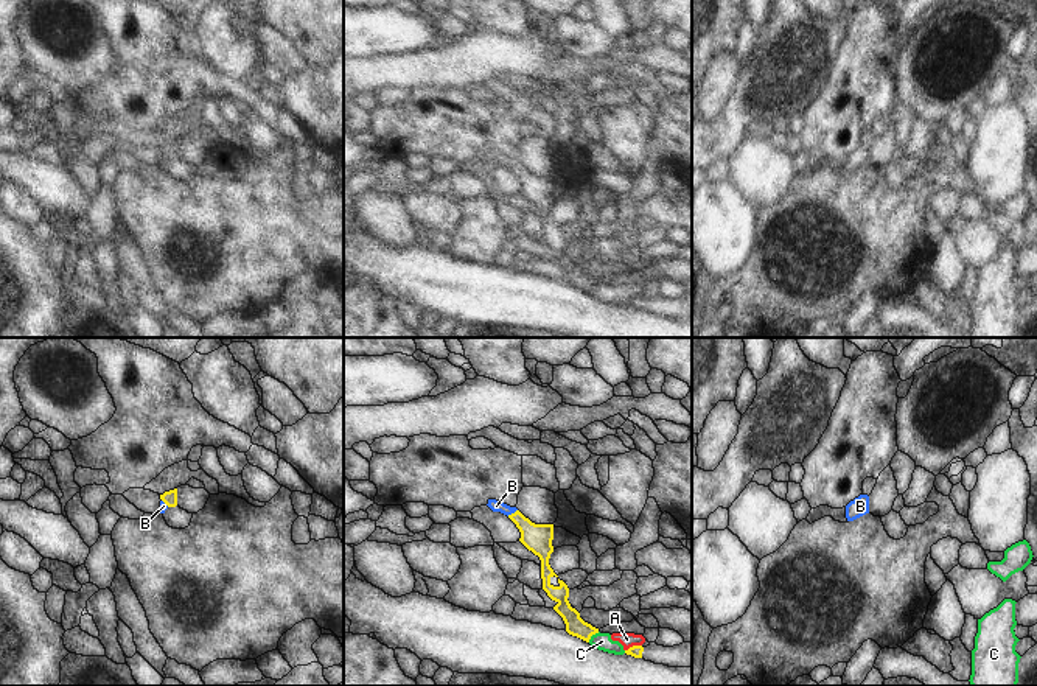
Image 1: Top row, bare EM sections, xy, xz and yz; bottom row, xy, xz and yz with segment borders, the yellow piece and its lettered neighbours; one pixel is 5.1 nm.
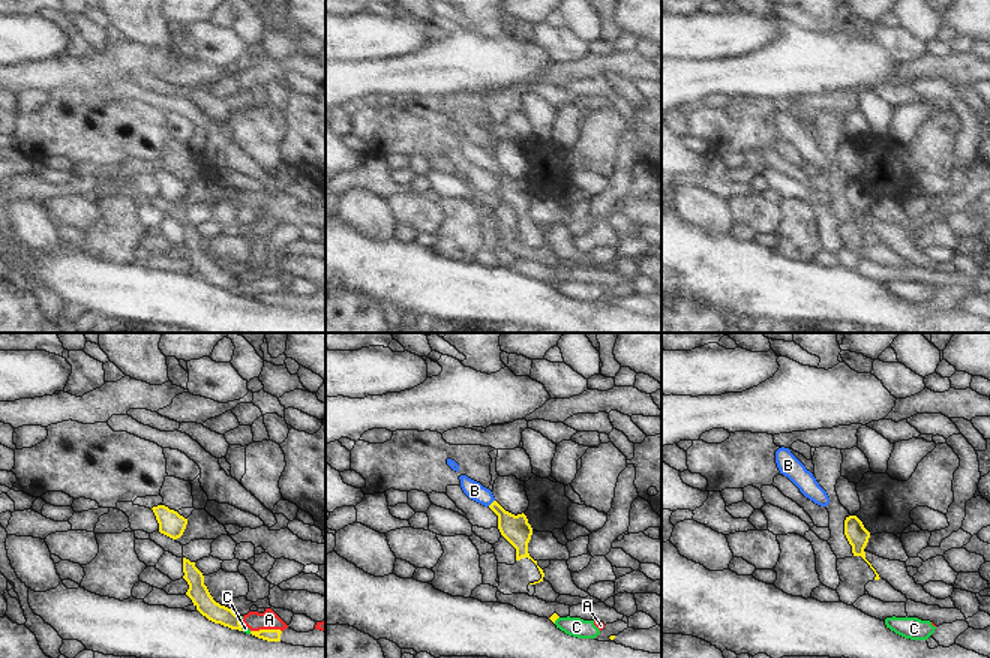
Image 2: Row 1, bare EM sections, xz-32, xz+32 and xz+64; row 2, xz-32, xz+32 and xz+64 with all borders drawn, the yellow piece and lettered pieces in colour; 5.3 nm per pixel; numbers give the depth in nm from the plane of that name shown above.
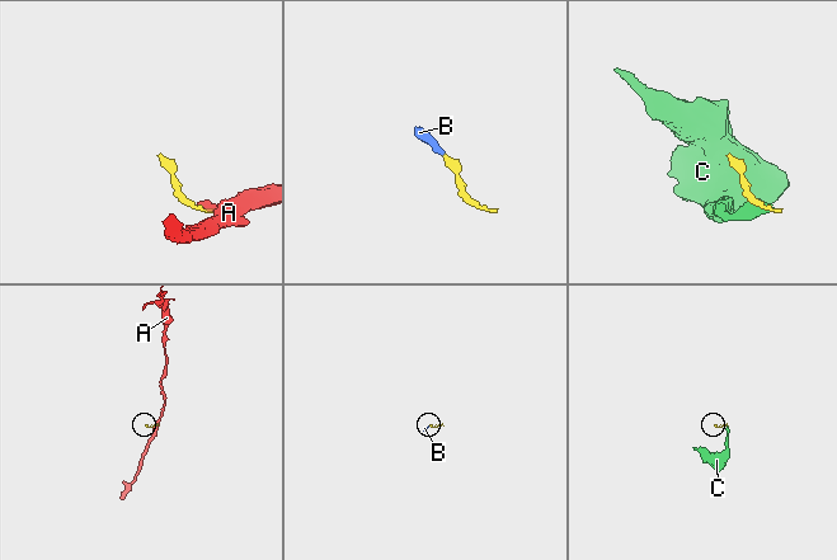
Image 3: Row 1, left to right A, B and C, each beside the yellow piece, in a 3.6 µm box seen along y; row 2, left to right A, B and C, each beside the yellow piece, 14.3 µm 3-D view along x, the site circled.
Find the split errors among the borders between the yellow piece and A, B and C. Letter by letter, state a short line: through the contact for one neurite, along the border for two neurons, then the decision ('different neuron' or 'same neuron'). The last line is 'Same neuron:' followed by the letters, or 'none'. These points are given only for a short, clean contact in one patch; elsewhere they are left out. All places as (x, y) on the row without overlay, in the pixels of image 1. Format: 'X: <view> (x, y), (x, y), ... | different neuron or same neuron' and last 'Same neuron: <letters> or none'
A: xz (641, 296), (633, 296), (625, 302) | different neuron
B: xz (538, 190), (512, 165), (496, 157) | same neuron
C: xz (599, 283), (588, 293) | different neuron
Same neuron: B

